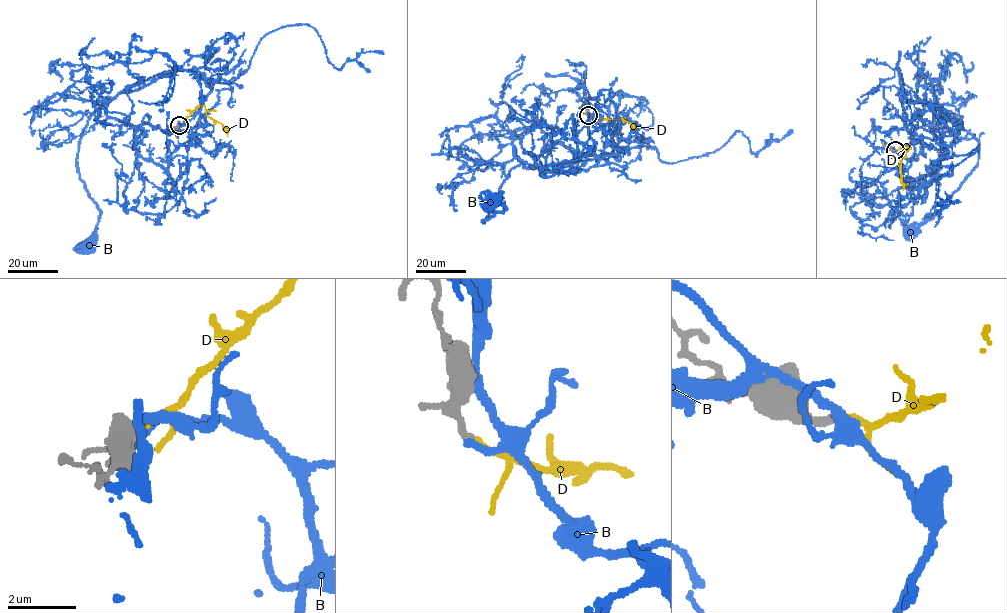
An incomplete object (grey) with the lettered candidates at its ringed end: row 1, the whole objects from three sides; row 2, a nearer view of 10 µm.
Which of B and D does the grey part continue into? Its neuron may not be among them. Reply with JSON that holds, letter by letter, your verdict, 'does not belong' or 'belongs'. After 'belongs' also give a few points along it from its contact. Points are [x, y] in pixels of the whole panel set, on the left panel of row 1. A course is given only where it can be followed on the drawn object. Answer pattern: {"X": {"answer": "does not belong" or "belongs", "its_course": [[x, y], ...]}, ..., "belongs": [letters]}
{"B": {"answer": "does not belong"}, "D": {"answer": "belongs", "its_course": [[179, 125], [202, 104], [209, 117], [222, 124], [227, 136]]}, "belongs": ["D"]}

